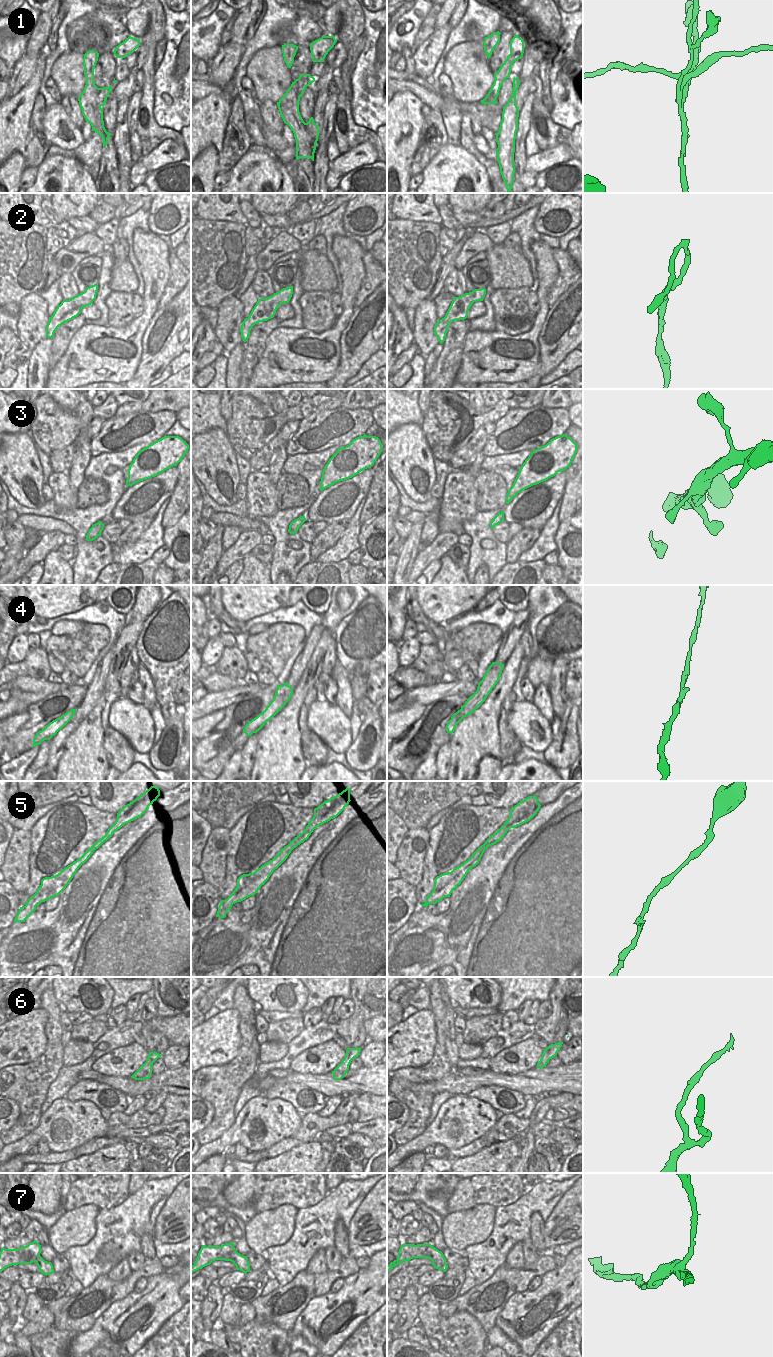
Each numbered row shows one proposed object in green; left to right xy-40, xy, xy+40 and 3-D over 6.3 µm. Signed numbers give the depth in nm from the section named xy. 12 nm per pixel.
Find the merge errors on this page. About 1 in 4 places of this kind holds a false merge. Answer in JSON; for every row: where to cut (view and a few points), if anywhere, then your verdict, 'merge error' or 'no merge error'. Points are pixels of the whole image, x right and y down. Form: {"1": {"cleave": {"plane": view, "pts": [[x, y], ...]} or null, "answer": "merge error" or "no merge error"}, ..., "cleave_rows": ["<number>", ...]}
{"1": {"cleave": {"plane": "xy", "pts": [[305, 123], [306, 140], [311, 150], [311, 157]]}, "answer": "merge error"}, "2": {"cleave": null, "answer": "no merge error"}, "3": {"cleave": null, "answer": "no merge error"}, "4": {"cleave": null, "answer": "no merge error"}, "5": {"cleave": null, "answer": "no merge error"}, "6": {"cleave": null, "answer": "no merge error"}, "7": {"cleave": {"plane": "xy+40", "pts": [[427, 1244], [426, 1250], [421, 1257]]}, "answer": "merge error"}, "cleave_rows": ["1", "7"]}

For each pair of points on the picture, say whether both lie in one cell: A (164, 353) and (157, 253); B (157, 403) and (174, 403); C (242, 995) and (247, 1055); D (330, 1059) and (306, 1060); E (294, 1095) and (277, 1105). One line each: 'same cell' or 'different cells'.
A: different cells
B: same cell
C: same cell
D: same cell
E: different cells

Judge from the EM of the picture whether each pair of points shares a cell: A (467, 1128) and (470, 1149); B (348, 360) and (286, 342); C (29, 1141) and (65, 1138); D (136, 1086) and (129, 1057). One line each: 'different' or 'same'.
A: different
B: different
C: same
D: different

